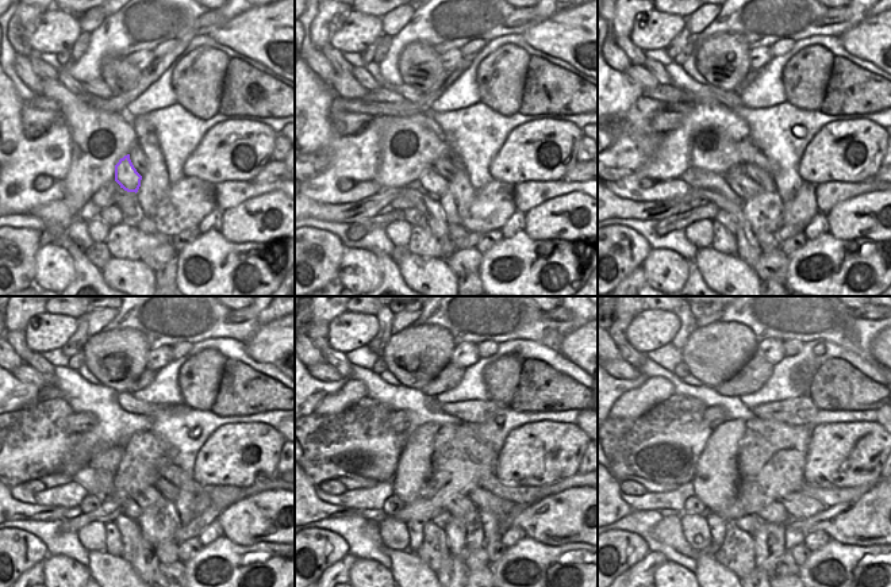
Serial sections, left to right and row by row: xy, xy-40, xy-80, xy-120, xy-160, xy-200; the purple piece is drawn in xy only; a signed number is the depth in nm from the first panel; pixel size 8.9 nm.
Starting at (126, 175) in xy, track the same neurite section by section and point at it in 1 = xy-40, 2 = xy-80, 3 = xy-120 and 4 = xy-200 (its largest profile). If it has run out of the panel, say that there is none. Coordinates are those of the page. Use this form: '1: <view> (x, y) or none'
1: xy-40 (437, 185)
2: xy-80 (740, 183)
3: xy-120 (149, 497)
4: xy-200 (775, 513)

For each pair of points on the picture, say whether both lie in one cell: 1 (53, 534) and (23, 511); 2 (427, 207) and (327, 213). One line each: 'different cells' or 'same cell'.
1: different cells
2: same cell

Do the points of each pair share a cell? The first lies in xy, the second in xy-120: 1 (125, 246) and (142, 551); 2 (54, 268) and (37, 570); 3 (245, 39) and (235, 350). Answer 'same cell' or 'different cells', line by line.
1: different cells
2: different cells
3: different cells

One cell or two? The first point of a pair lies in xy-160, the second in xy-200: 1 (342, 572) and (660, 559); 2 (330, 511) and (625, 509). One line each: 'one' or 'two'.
1: one
2: one

